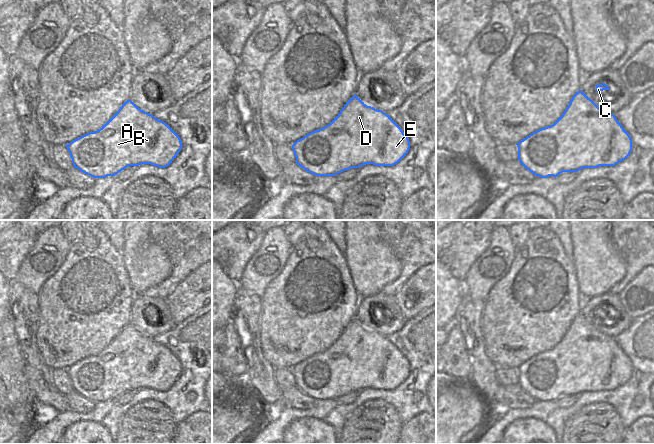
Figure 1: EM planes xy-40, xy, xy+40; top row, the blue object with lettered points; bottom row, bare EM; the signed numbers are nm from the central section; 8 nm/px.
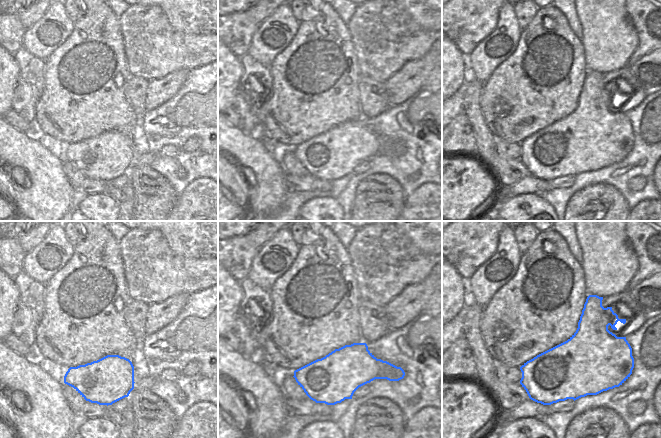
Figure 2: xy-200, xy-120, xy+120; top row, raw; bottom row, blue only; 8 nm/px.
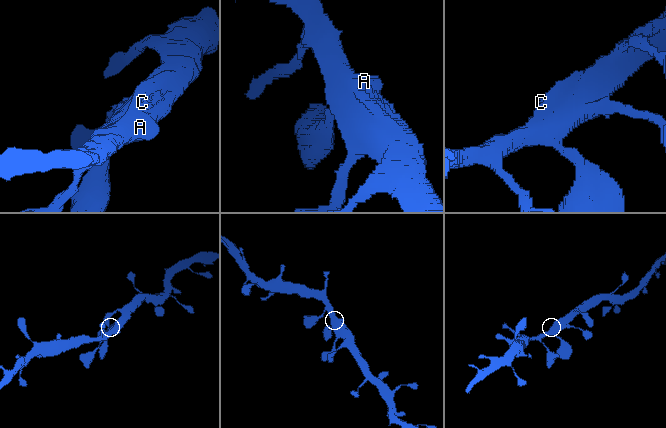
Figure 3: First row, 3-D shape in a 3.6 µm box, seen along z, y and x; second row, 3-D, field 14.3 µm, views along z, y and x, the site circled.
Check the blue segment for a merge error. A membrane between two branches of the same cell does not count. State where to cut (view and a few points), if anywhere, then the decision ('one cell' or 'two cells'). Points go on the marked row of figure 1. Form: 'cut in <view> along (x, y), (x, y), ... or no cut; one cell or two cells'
no cut; one cell

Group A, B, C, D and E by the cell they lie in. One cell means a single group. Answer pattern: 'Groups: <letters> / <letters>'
Groups: A B C D E

